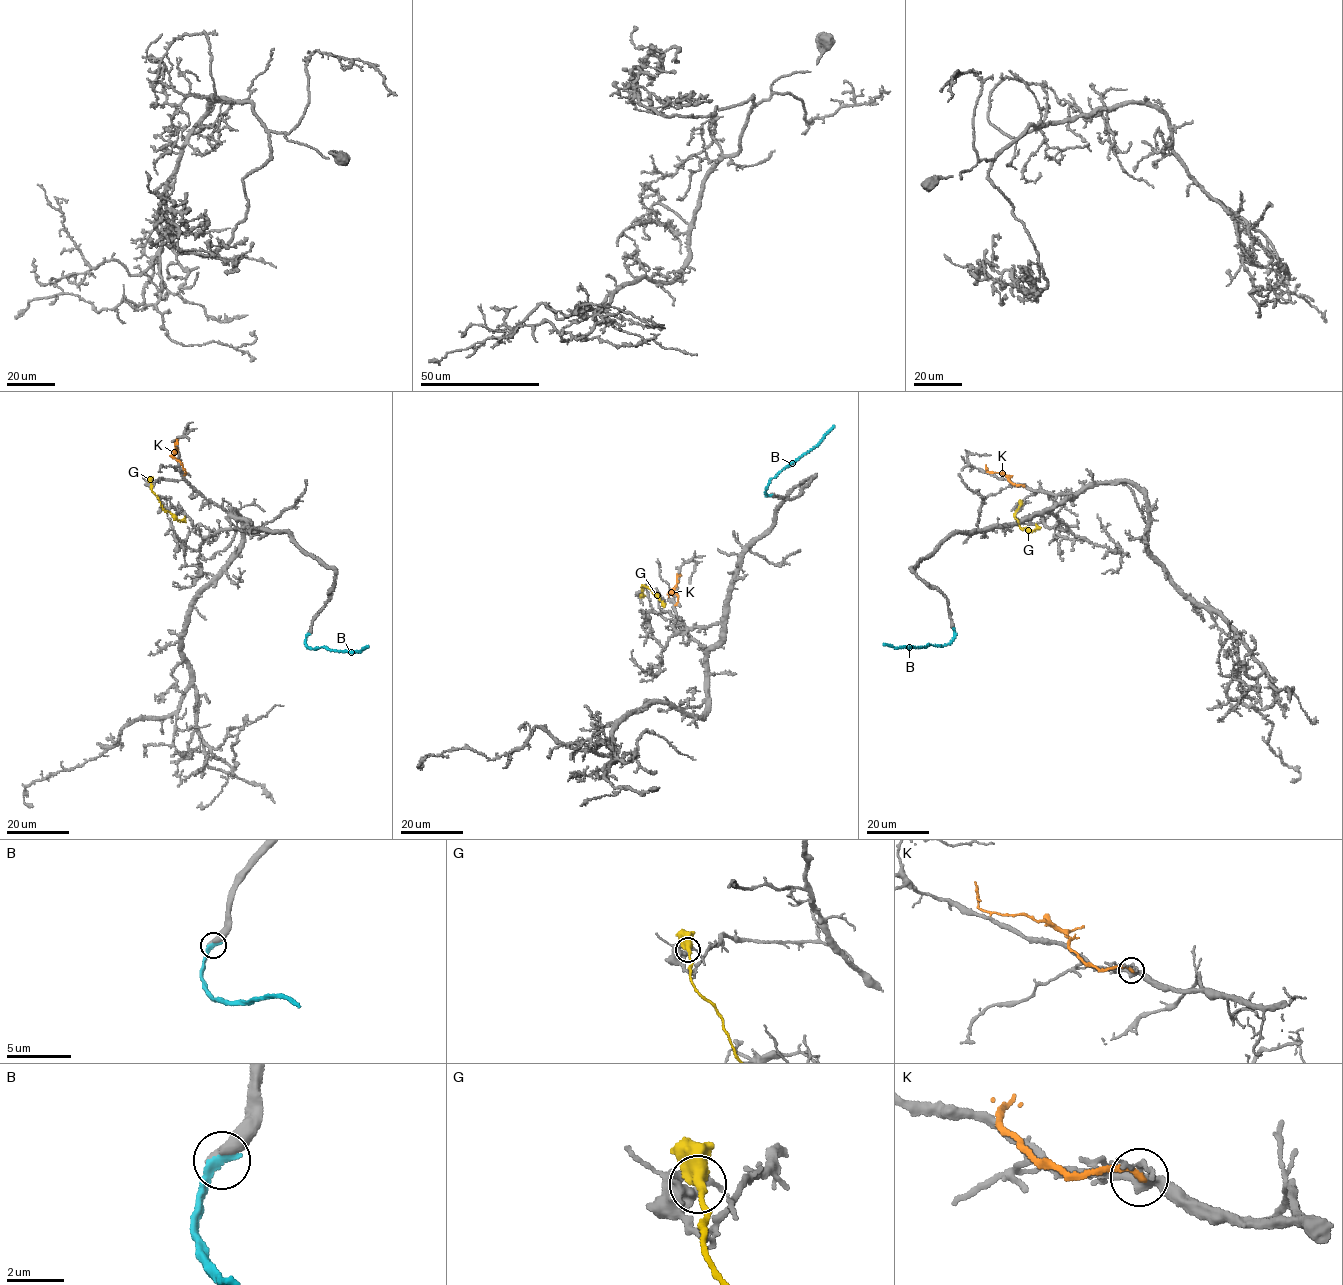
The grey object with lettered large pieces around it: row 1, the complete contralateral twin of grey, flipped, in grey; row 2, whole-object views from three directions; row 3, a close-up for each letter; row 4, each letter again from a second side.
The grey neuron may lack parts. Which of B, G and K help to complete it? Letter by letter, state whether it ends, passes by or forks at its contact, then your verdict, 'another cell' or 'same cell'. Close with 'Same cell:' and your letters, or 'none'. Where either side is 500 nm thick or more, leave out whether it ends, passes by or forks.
B: another cell
G: it passes by; another cell
K: it ends there; another cell
Same cell: none

